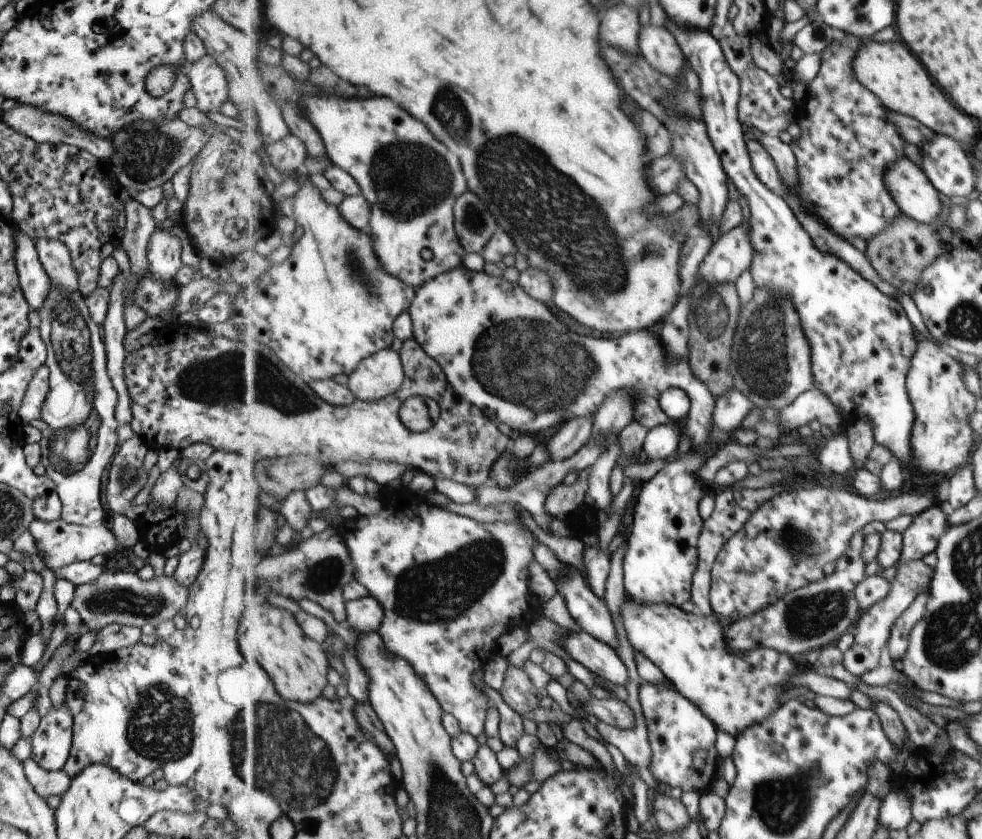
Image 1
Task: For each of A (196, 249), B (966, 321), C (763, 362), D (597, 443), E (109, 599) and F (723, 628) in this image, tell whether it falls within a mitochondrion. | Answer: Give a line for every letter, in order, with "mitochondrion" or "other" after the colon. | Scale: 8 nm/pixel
A: other
B: mitochondrion
C: mitochondrion
D: other
E: mitochondrion
F: other

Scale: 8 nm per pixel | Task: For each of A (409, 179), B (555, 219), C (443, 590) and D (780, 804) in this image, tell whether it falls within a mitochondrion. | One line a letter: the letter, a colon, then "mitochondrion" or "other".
A: mitochondrion
B: mitochondrion
C: mitochondrion
D: mitochondrion

